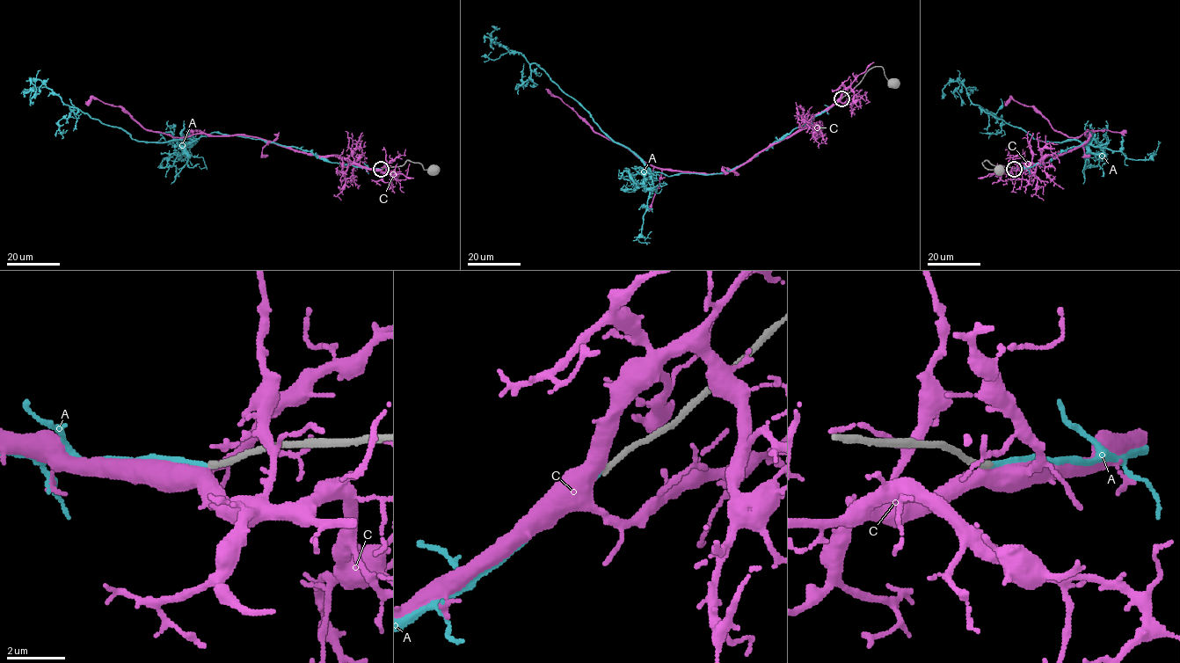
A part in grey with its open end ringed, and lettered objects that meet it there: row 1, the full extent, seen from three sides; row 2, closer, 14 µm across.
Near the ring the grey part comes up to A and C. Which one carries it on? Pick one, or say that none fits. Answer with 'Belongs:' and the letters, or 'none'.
Belongs: A

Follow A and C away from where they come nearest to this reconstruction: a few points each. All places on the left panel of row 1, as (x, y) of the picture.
A: (381, 169), (211, 133), (186, 142), (138, 142), (66, 105), (40, 80), (31, 82), (36, 90), (32, 98)
C: (381, 169), (241, 135), (171, 137), (148, 130), (120, 106), (98, 98), (85, 101)

